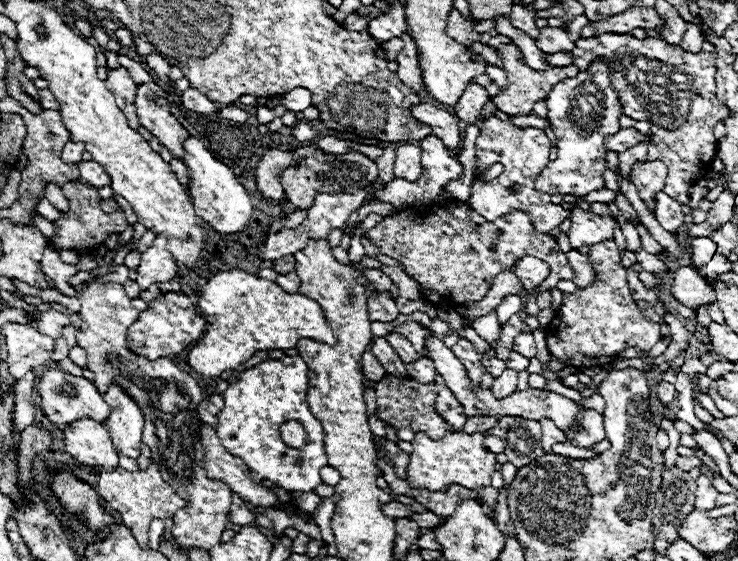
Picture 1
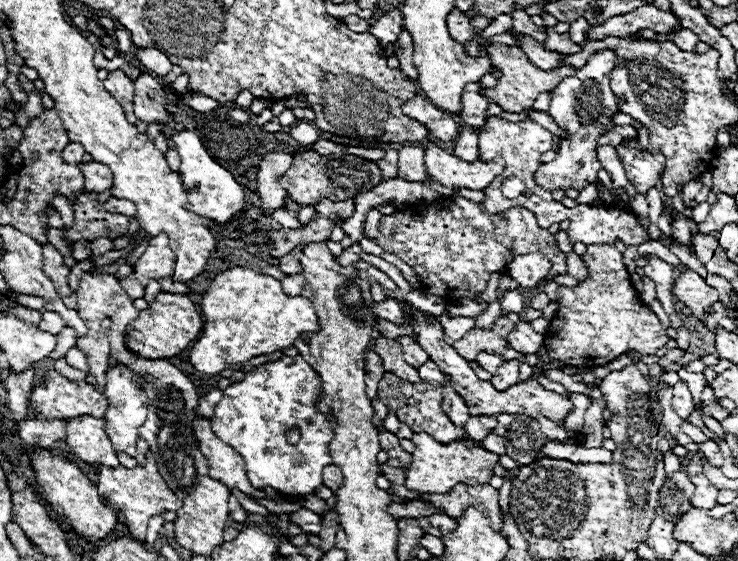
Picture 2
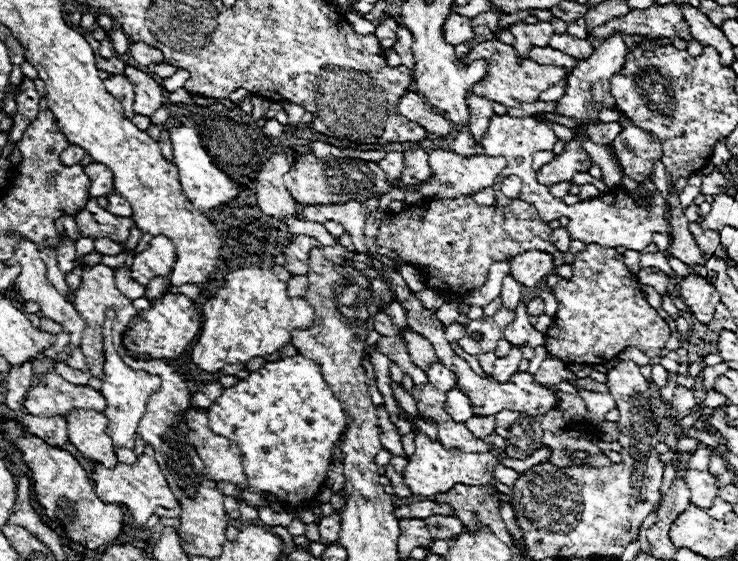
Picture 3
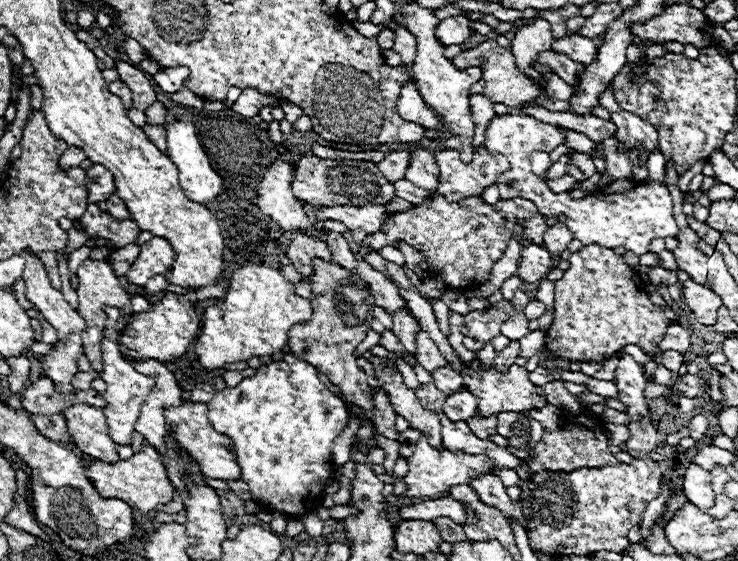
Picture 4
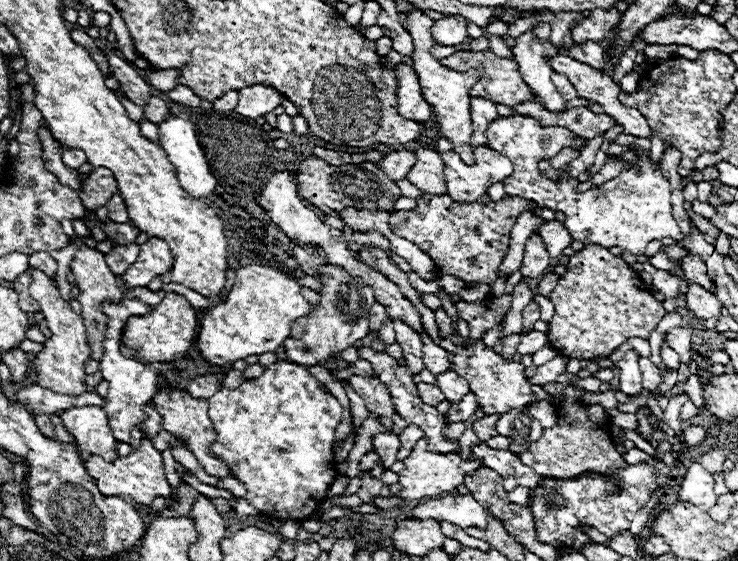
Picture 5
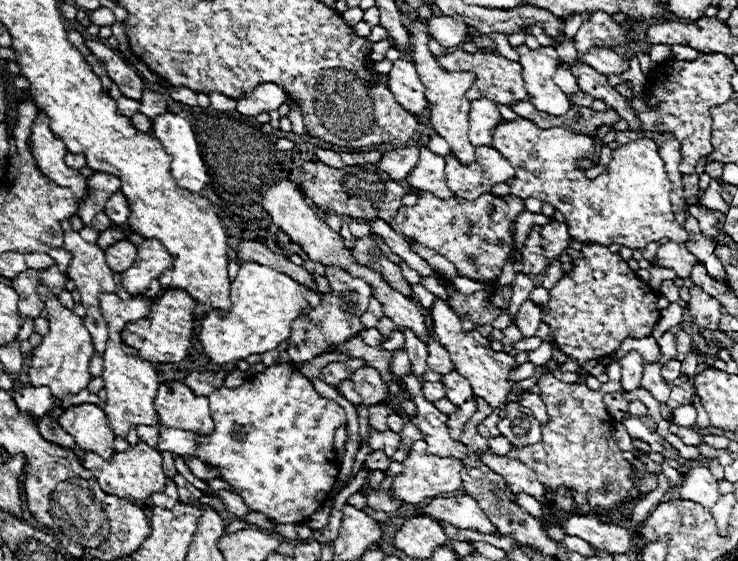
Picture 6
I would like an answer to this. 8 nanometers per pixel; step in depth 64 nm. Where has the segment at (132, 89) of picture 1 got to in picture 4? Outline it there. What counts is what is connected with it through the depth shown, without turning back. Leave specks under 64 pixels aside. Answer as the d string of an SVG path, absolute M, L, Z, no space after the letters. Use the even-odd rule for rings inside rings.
M116 80L116 82L112 82L108 88L110 88L110 92L116 92L116 96L120 96L120 98L124 100L124 106L126 106L126 108L132 106L132 94L130 94L130 88L128 88L124 82Z

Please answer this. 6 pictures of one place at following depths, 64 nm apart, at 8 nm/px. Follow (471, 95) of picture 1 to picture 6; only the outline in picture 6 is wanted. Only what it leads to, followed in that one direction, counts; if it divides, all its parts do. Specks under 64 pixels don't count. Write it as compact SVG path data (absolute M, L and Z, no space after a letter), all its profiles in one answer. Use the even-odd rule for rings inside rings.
M480 98L472 102L472 112L470 112L470 140L472 146L492 146L492 132L498 124L504 122L500 116L496 104L492 100Z

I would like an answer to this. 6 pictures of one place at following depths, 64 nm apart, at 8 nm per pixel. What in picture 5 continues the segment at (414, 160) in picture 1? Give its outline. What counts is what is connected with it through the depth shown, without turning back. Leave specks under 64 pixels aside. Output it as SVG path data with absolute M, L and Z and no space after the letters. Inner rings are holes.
M430 148L416 150L416 164L408 172L408 180L420 188L422 192L444 196L446 194L446 180L444 180L444 162L438 152Z

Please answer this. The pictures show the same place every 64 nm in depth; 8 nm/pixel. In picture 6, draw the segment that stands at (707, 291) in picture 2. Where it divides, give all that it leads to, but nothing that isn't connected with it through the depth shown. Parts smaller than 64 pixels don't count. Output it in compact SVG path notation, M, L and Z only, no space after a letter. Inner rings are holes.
M692 286L690 288L690 300L688 300L688 310L694 316L694 324L700 328L708 330L718 330L720 324L720 302L702 292L702 288Z

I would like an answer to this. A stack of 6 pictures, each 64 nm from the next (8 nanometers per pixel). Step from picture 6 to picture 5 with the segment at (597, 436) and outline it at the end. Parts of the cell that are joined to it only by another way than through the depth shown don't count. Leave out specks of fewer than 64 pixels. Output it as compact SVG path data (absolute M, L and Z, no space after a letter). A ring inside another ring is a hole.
M550 382L542 386L550 396L564 394L564 400L550 400L550 406L556 412L556 426L544 428L544 434L538 442L530 444L526 452L518 454L522 464L536 470L540 478L562 478L570 480L582 476L586 472L610 474L612 470L626 468L626 460L616 450L616 444L610 434L610 420L606 410L600 404L588 404L582 400L586 390L574 386L562 386L558 382Z

